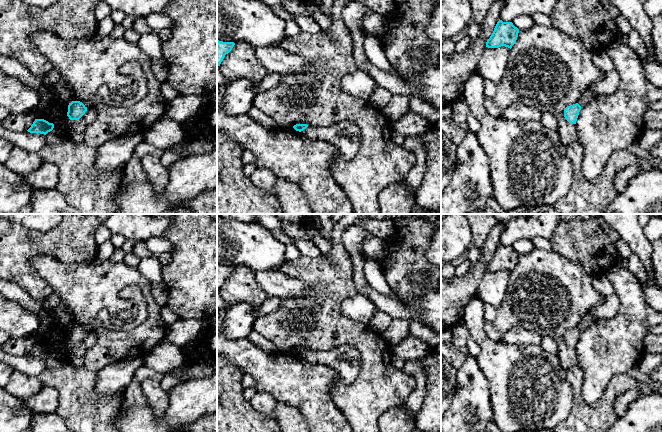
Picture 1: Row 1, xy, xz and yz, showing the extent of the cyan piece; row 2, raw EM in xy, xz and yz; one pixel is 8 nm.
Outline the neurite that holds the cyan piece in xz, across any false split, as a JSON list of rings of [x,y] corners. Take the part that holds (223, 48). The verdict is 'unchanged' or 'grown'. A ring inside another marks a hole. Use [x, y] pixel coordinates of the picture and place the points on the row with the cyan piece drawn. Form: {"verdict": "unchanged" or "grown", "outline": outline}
{"verdict": "unchanged", "outline": [[[217,40],[217,66],[220,66],[226,54],[234,47],[234,42],[223,42]]]}

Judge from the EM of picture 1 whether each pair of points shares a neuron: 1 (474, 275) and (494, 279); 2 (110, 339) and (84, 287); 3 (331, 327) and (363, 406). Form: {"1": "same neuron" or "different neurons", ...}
{"1": "different neurons", "2": "same neuron", "3": "same neuron"}

